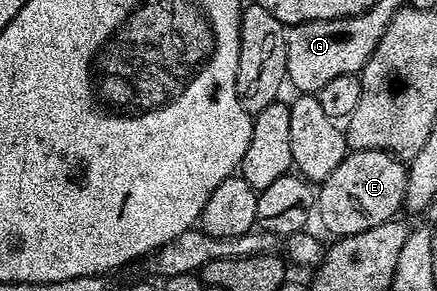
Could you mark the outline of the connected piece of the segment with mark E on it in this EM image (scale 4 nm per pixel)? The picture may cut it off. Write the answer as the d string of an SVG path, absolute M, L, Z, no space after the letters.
M351 150L342 158L340 163L336 165L326 179L321 180L320 186L316 191L316 219L322 222L322 227L326 231L331 231L331 236L341 237L343 235L351 235L352 233L364 233L364 229L372 229L376 225L384 225L389 219L395 218L399 211L403 208L406 193L406 168L407 164L399 159L397 155L390 154L389 151L355 151Z

